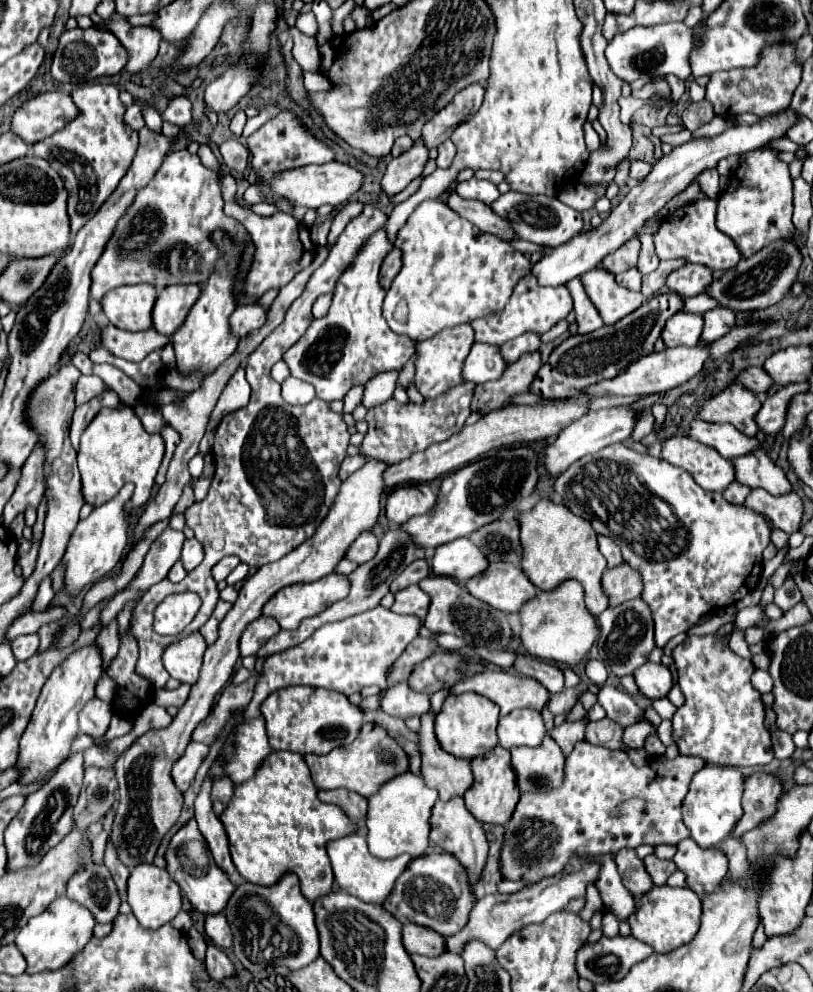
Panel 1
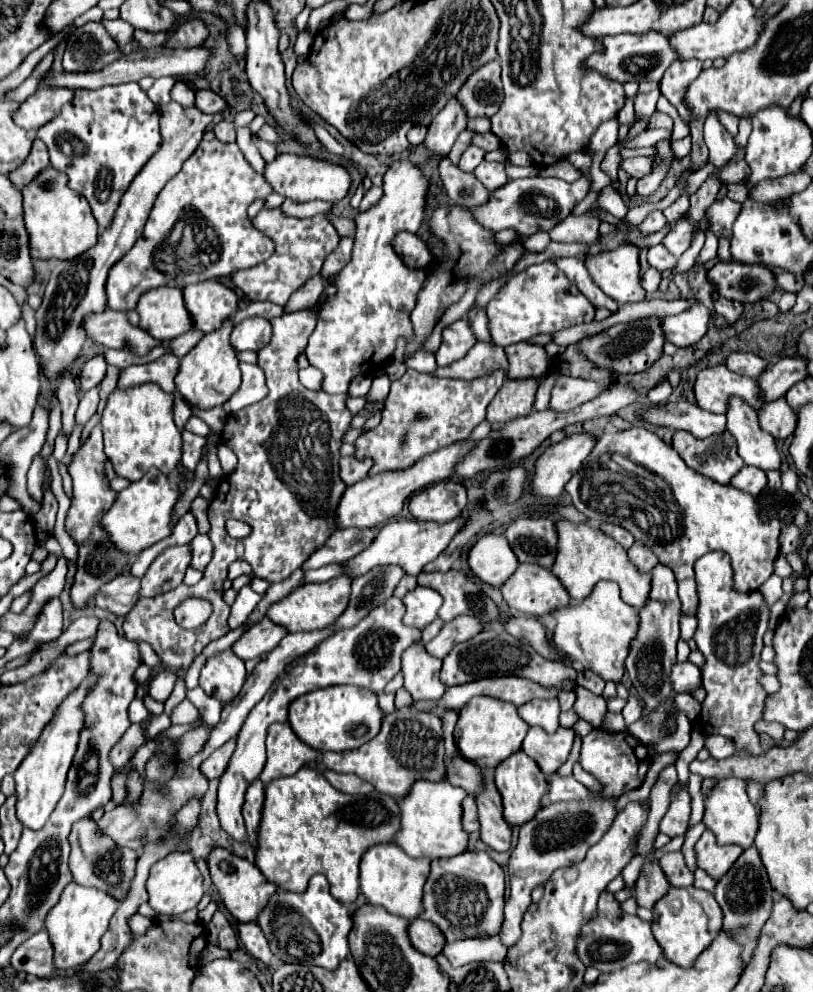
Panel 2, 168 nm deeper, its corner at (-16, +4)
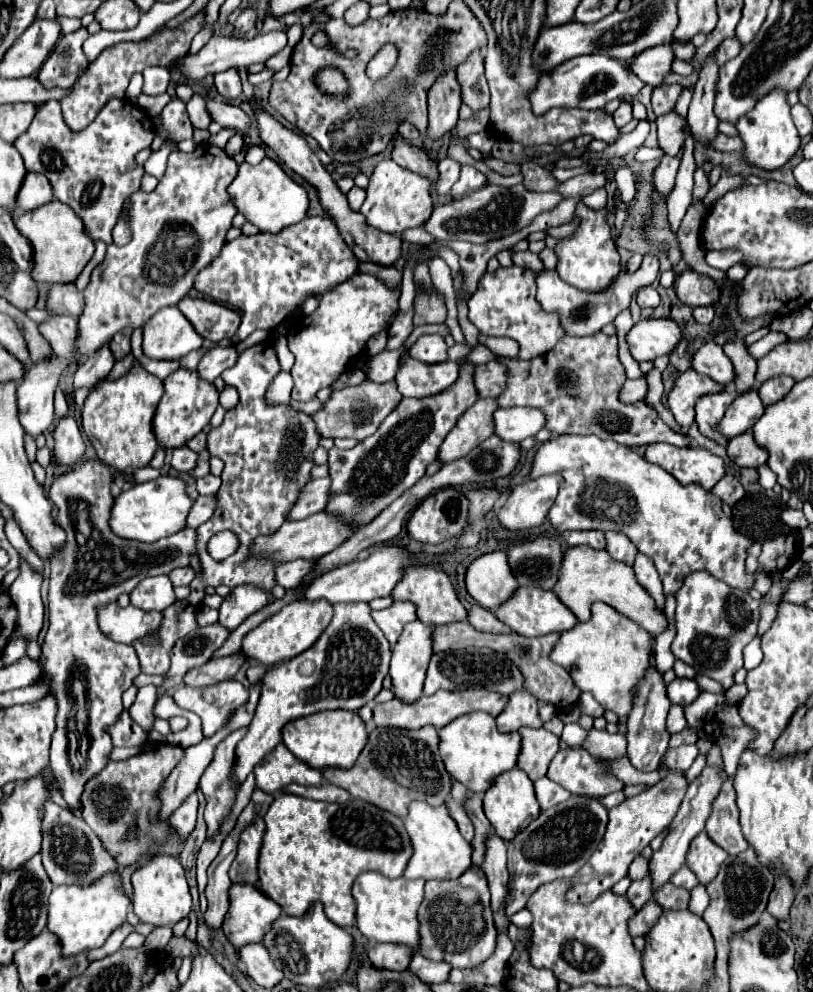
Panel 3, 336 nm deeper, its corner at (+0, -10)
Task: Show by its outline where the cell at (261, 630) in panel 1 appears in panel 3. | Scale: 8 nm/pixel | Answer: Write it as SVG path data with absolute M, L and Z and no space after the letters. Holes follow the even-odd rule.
M234 653L234 655L222 657L222 659L210 659L208 663L190 669L184 675L184 683L194 689L212 687L216 683L232 679L244 661L246 661L246 657L242 653Z

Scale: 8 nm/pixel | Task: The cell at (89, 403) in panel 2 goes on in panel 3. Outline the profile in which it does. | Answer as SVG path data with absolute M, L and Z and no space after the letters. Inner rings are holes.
M60 417L54 425L54 449L52 455L58 465L72 467L76 461L82 459L86 451L86 443L82 431L74 417Z

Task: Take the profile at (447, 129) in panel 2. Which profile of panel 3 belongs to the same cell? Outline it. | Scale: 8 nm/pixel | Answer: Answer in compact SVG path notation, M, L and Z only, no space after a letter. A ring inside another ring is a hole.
M448 67L436 83L428 91L428 137L442 137L450 133L458 123L458 109L462 105L460 99L460 83L456 77L456 67Z

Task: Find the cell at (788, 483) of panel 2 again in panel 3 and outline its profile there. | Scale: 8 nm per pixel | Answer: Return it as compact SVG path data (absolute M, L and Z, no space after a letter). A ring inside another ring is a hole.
M760 465L760 467L758 467L758 483L760 483L764 489L774 487L774 483L776 483L774 473L772 473L766 465Z

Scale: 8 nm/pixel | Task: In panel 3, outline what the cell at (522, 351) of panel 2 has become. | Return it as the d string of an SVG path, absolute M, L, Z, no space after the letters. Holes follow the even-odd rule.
M490 361L486 365L476 365L474 367L474 387L478 391L478 397L494 397L498 391L504 389L504 379L506 371L504 367L498 367L500 363Z

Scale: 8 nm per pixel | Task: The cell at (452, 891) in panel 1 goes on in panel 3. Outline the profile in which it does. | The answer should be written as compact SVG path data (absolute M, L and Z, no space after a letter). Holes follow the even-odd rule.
M470 867L456 881L428 881L426 883L426 899L420 905L420 953L432 961L446 961L454 969L472 969L482 965L496 949L496 925L490 909L490 891L486 875L480 867Z

